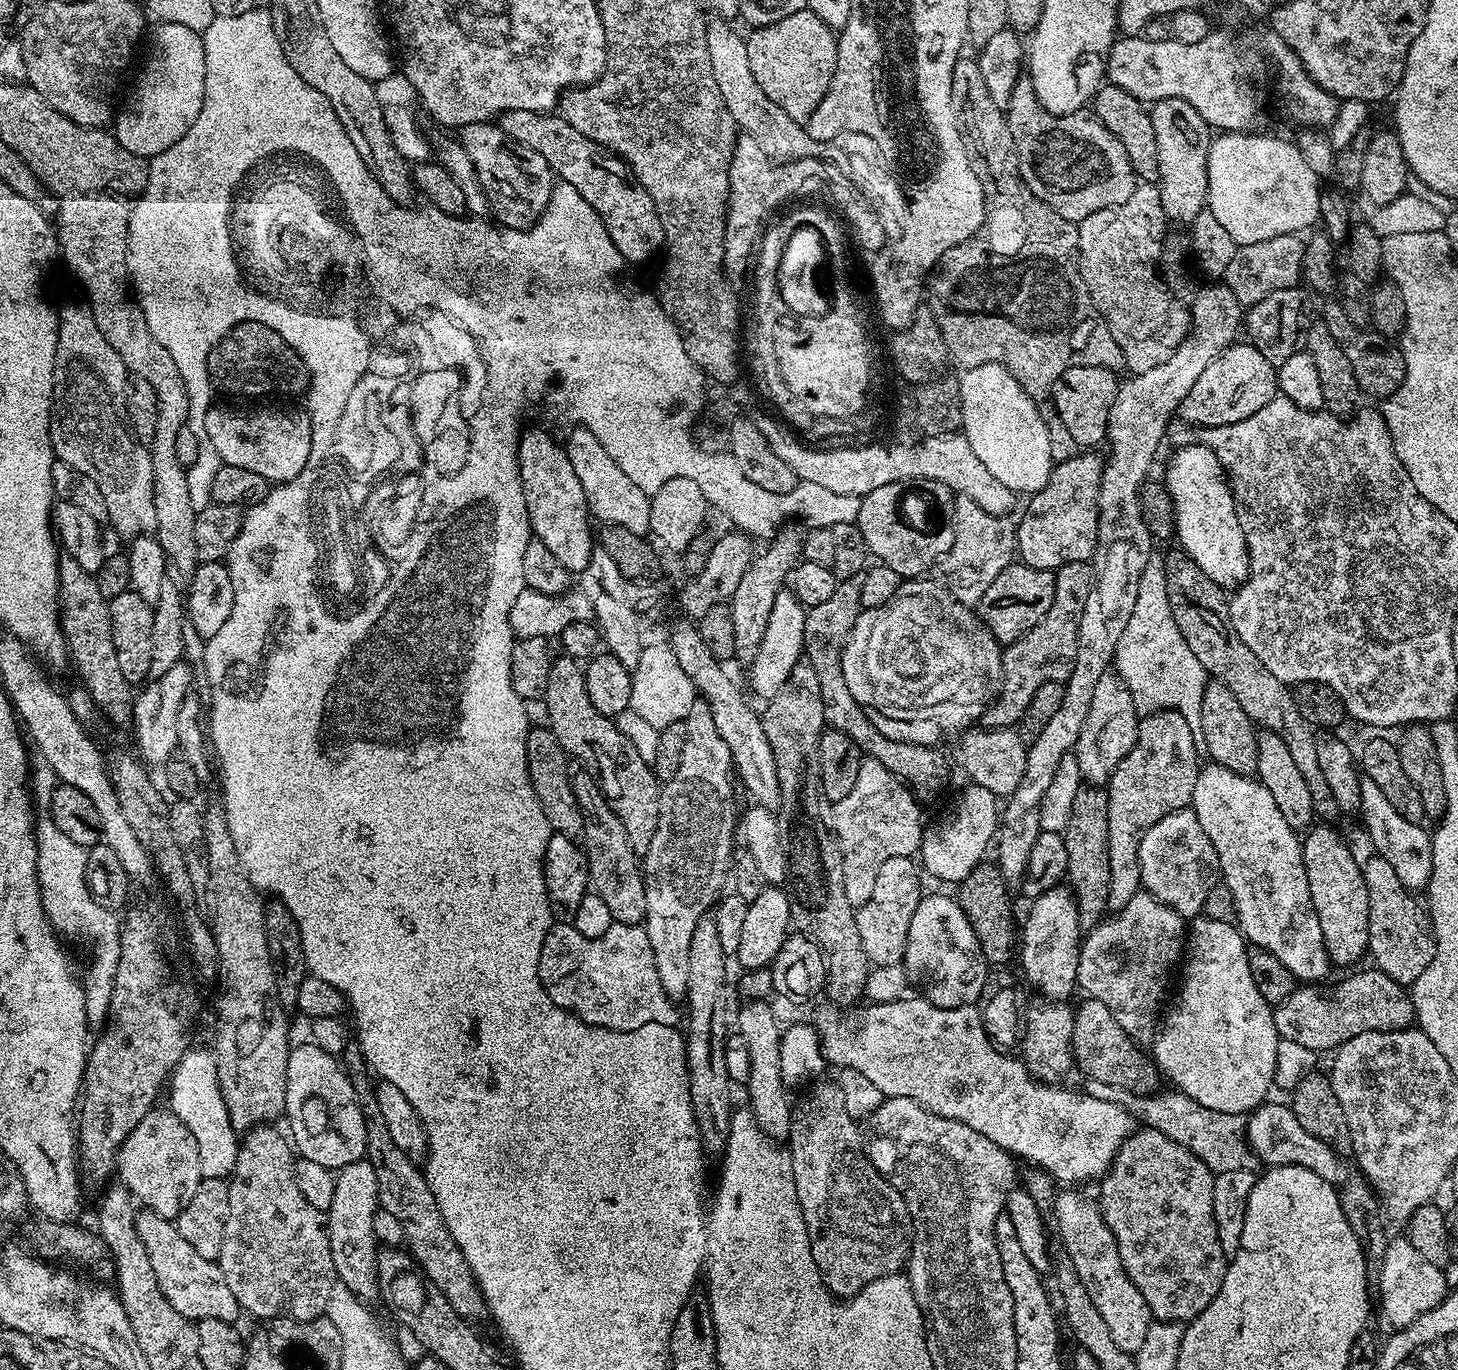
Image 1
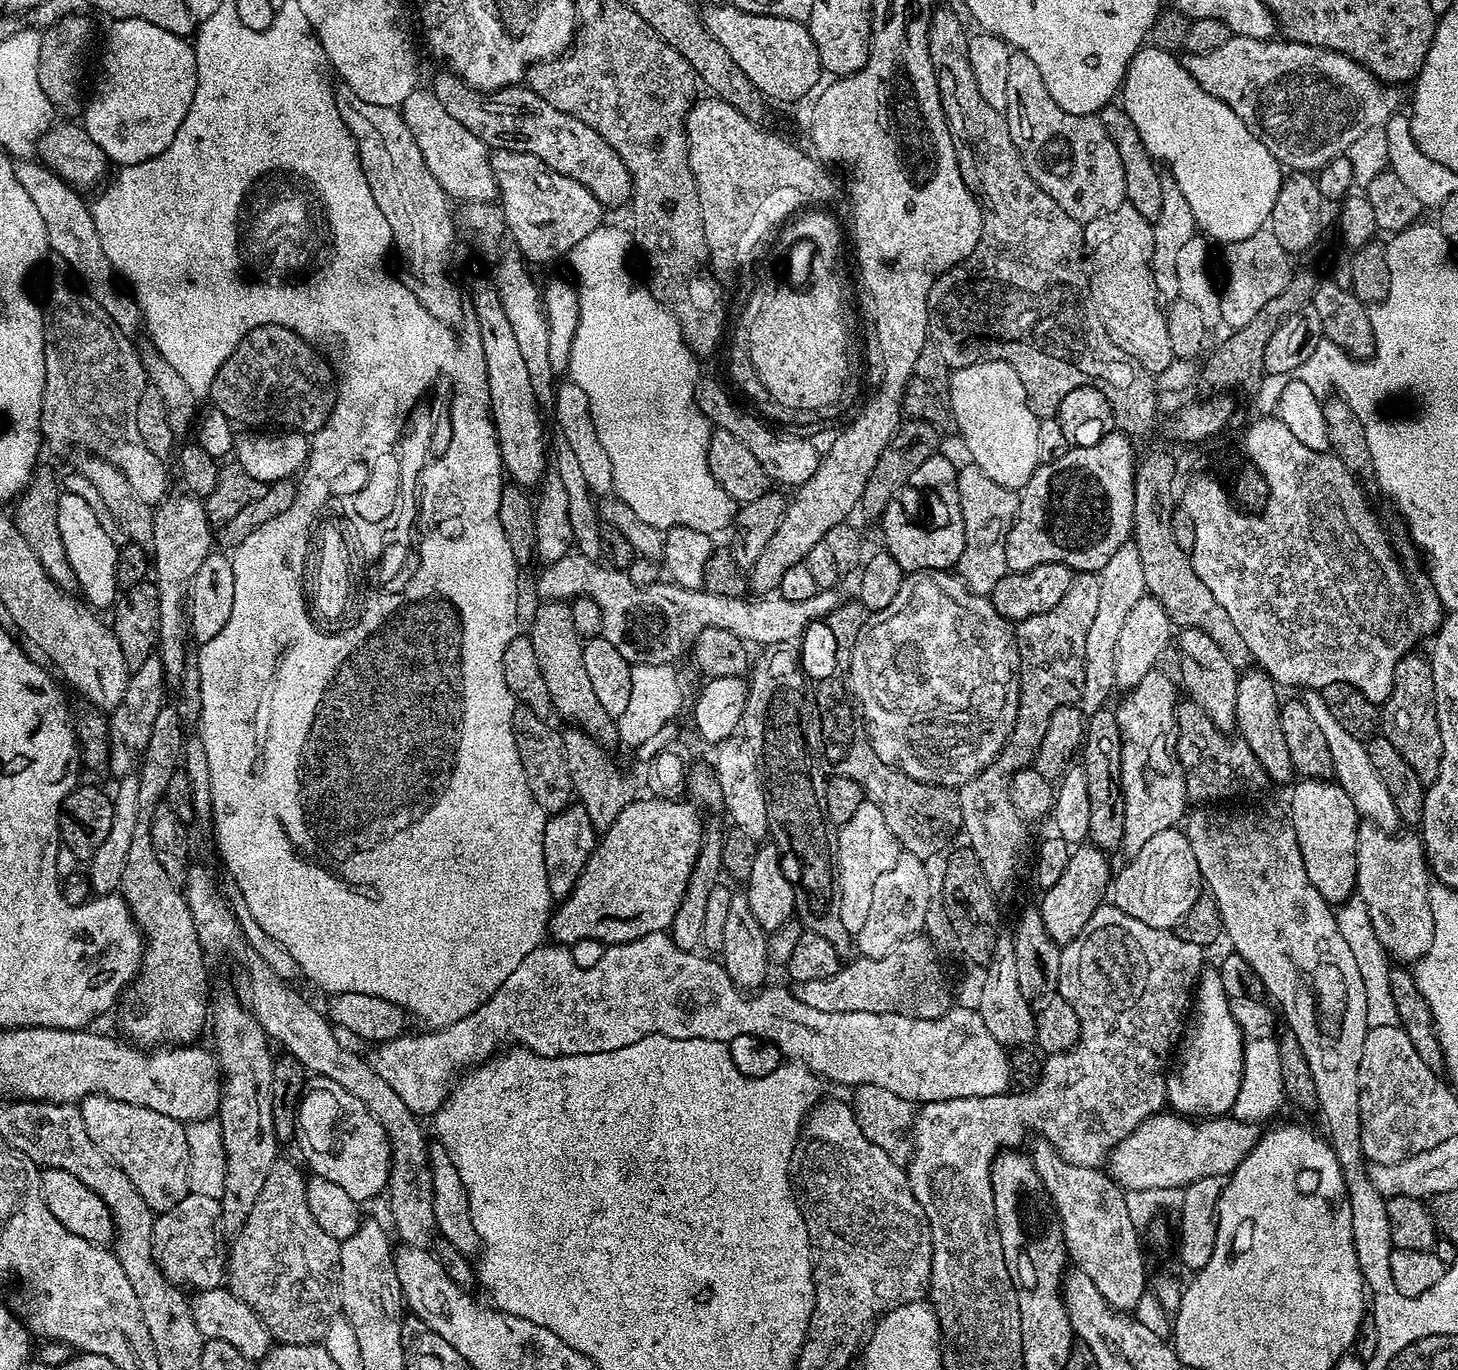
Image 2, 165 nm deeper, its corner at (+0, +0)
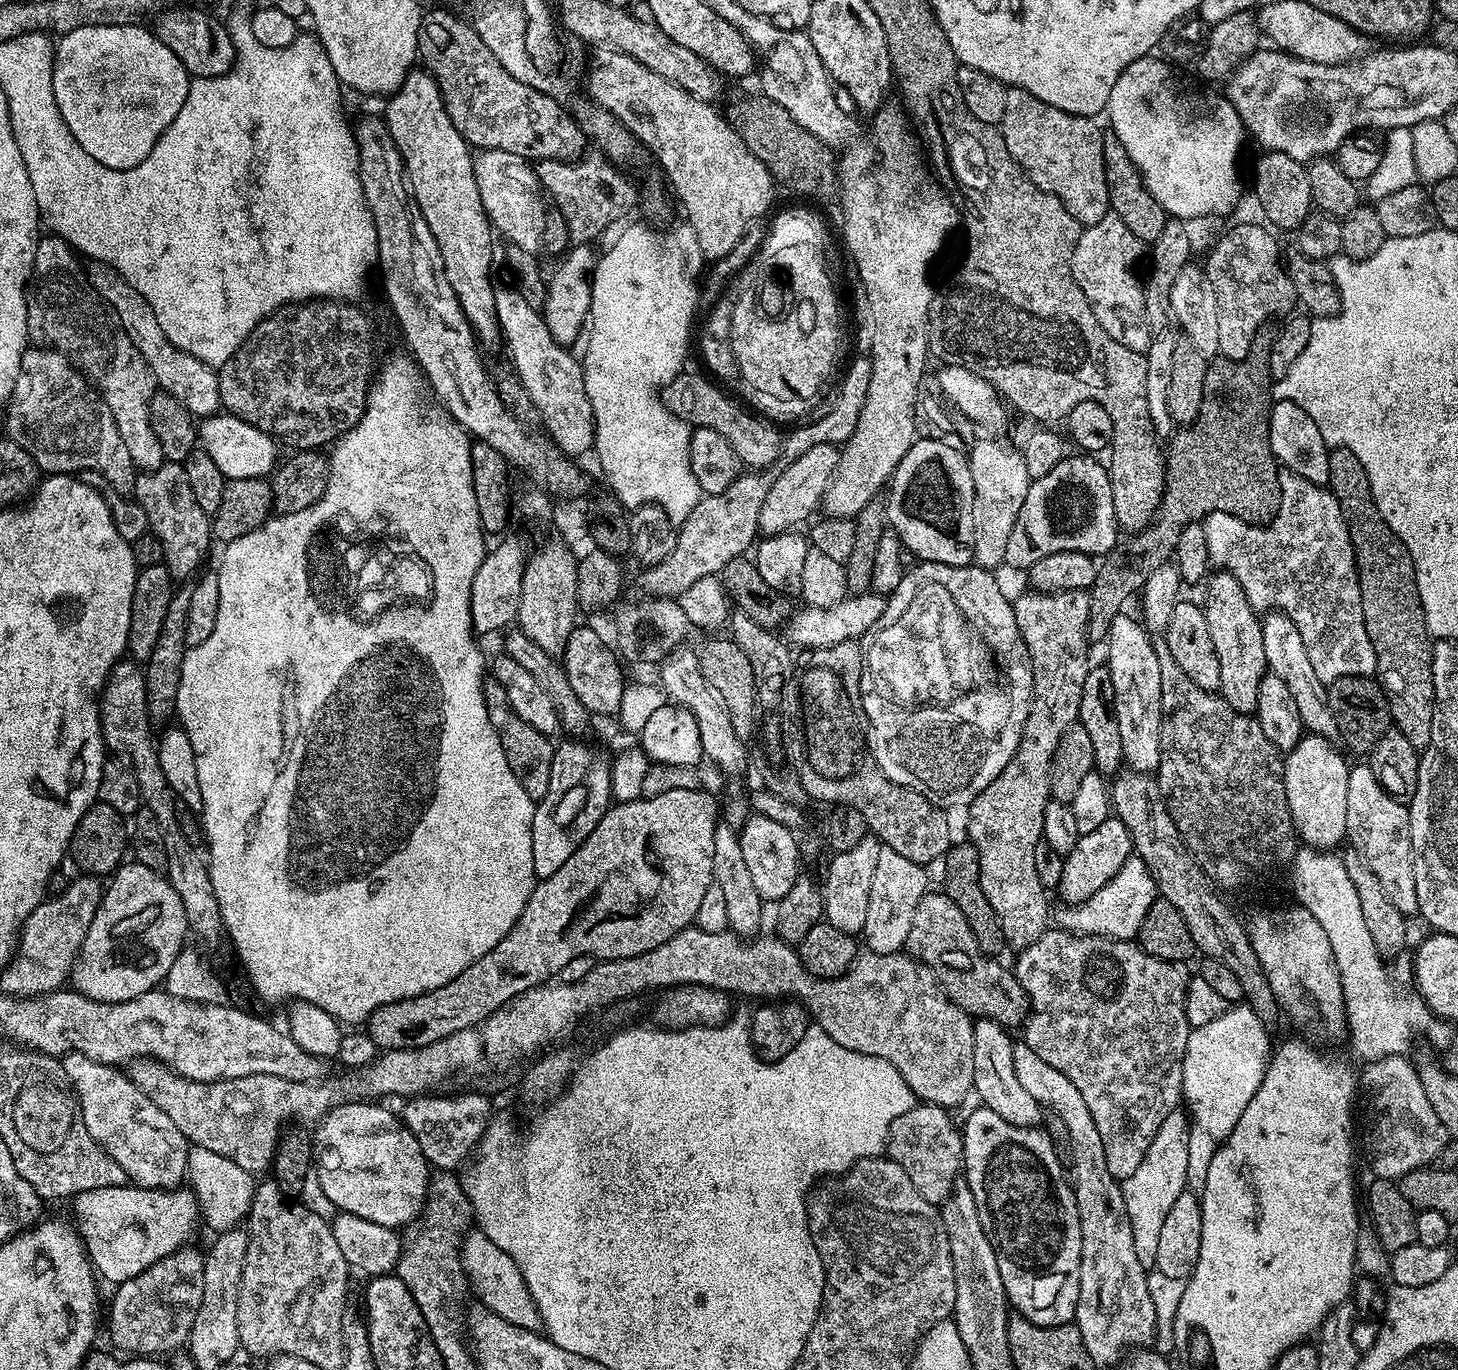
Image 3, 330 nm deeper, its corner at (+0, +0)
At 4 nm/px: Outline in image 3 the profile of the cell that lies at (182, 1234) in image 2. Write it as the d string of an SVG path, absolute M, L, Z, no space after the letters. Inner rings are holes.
M185 1246L162 1258L134 1278L115 1285L108 1332L124 1354L172 1354L192 1333L198 1306L202 1306L205 1253Z

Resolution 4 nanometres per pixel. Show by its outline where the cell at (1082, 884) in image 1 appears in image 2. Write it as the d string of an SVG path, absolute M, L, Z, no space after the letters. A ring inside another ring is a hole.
M1111 707L1099 708L1087 717L1082 745L1082 767L1086 770L1086 786L1090 793L1090 830L1088 840L1091 847L1105 854L1121 847L1126 826L1126 810L1122 794L1122 734L1118 718Z

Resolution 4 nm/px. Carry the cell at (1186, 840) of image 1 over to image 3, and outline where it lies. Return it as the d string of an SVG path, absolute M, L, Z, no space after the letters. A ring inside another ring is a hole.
M1132 855L1130 859L1090 898L1080 904L1064 906L1060 913L1055 913L1056 920L1061 929L1077 936L1106 936L1109 940L1132 940L1137 935L1150 910L1150 906L1158 899L1156 883L1150 870L1142 863L1139 856Z

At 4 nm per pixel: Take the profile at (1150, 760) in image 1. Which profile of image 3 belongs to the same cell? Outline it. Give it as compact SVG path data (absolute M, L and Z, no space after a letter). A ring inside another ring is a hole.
M1121 614L1110 622L1108 639L1108 660L1106 667L1110 670L1110 679L1114 682L1114 710L1118 718L1118 731L1122 738L1124 764L1131 771L1145 774L1155 773L1160 764L1160 719L1162 718L1162 670L1158 666L1158 654L1153 637L1139 619L1129 614Z

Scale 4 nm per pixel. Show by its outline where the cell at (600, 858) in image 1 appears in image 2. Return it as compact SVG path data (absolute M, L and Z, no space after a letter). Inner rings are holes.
M575 726L567 728L569 729L564 730L561 736L567 769L570 770L573 793L590 816L597 833L603 834L613 825L622 810L632 803L634 793L613 760L605 753L607 751L603 745L597 743L592 736L585 734L583 729Z

